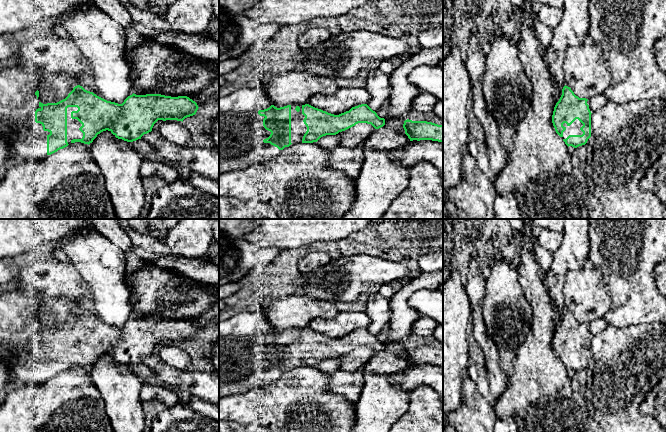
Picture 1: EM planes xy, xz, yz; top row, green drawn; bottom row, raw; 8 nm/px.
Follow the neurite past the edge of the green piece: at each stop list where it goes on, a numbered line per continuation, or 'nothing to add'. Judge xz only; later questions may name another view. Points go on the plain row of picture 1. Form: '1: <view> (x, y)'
1: xz (241, 359)

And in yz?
1: yz (574, 353)

